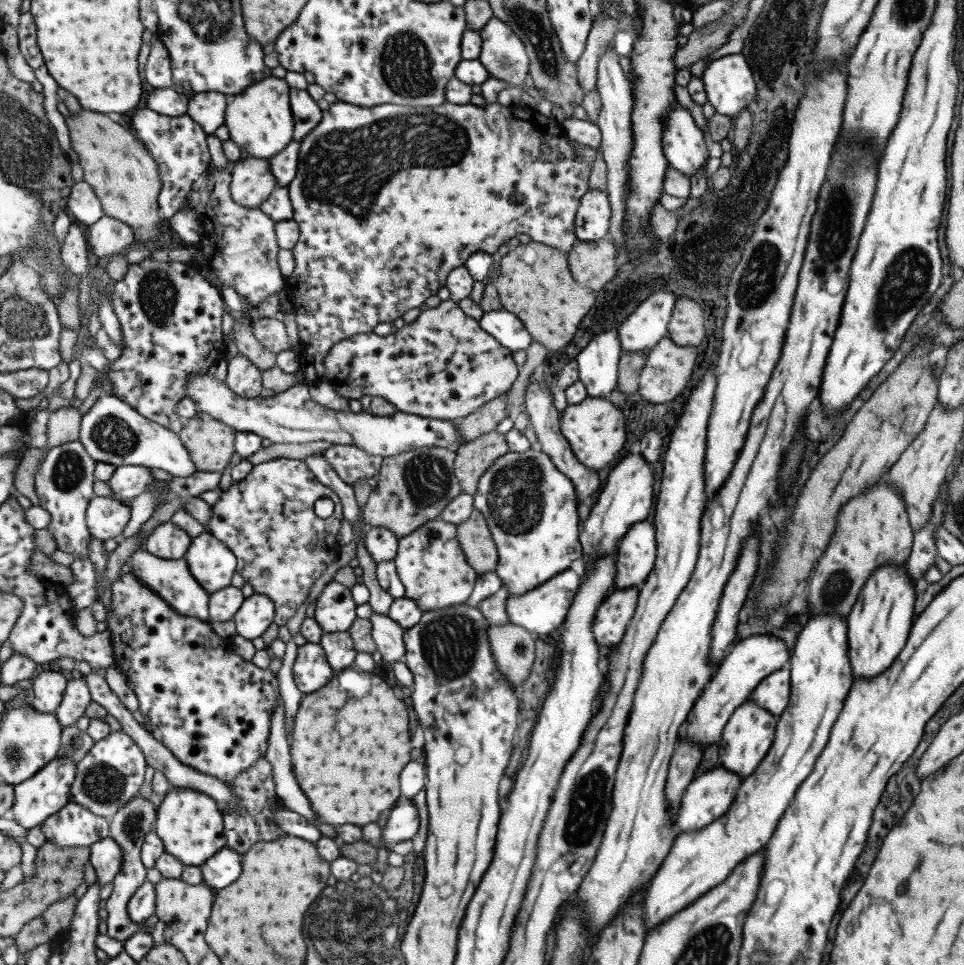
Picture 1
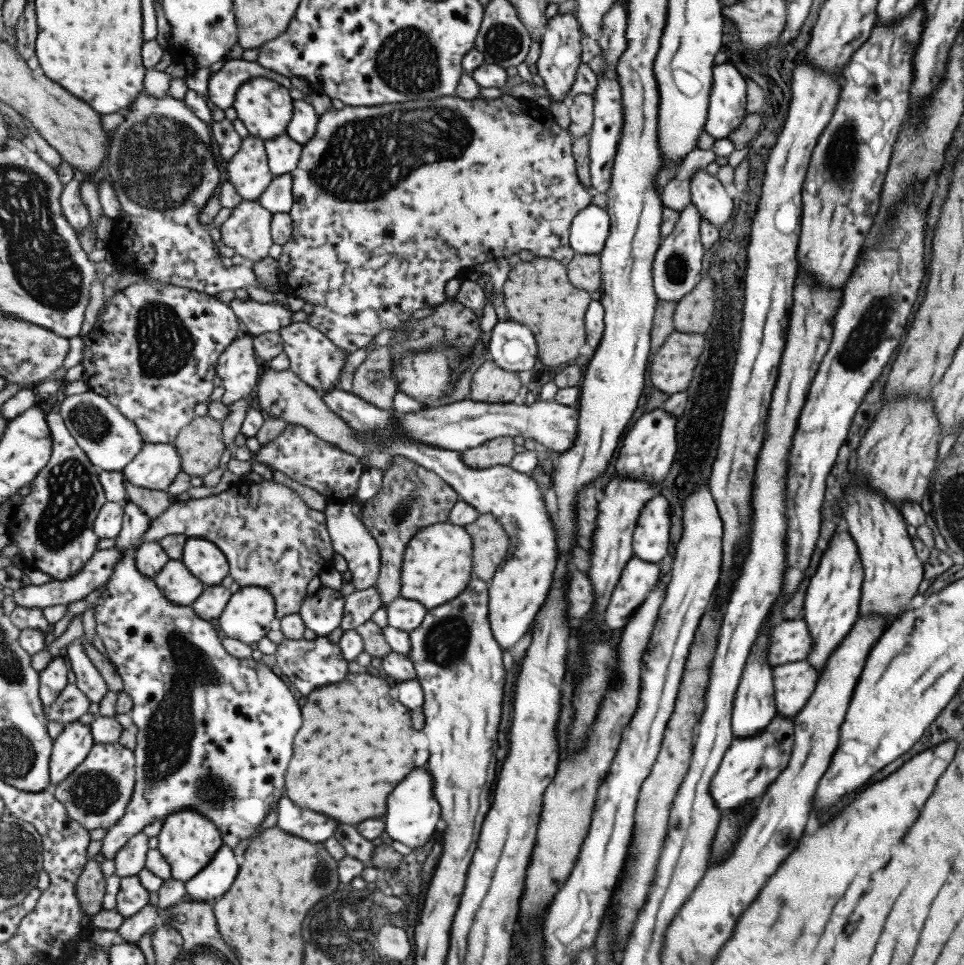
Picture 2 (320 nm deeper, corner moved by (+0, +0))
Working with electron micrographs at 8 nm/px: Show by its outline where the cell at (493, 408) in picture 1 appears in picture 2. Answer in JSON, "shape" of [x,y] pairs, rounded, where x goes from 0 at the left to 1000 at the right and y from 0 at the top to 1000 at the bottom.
{"shape":[[[504,371],[490,388],[487,415],[498,418],[535,416],[539,399],[536,384],[522,383],[508,371]]]}

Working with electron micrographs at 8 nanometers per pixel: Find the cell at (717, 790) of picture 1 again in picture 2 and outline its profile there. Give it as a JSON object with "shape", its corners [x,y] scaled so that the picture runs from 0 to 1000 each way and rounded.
{"shape":[[[805,740],[787,761],[761,766],[750,780],[745,797],[735,810],[735,823],[743,836],[752,841],[787,827],[816,794],[824,768],[821,744]]]}

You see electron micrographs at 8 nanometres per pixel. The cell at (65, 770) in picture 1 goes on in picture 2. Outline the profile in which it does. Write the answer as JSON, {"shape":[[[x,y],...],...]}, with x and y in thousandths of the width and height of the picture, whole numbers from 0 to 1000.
{"shape":[[[82,747],[68,751],[56,767],[52,790],[53,818],[84,795],[100,772],[95,752]]]}

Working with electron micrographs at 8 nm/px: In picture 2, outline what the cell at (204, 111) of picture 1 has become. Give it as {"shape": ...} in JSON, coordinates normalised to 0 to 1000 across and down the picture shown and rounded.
{"shape":[[[240,61],[231,66],[219,81],[216,104],[229,114],[235,114],[244,109],[249,91],[260,82],[275,81],[289,84],[289,87],[302,91],[302,81],[297,81],[287,75],[277,74],[269,64],[256,64],[252,61]]]}

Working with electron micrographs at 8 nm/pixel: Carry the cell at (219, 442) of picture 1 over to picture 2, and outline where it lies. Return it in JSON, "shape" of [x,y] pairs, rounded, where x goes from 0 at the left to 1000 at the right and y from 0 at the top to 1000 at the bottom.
{"shape":[[[216,429],[203,431],[179,459],[189,473],[189,487],[198,494],[212,494],[227,485],[233,470],[231,436]]]}

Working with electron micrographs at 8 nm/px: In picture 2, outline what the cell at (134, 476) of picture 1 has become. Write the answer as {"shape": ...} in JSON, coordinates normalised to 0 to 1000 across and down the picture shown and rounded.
{"shape":[[[157,459],[148,461],[147,467],[142,470],[128,487],[132,497],[142,504],[157,508],[175,508],[175,504],[182,499],[184,491],[189,488],[189,473],[180,459]]]}

